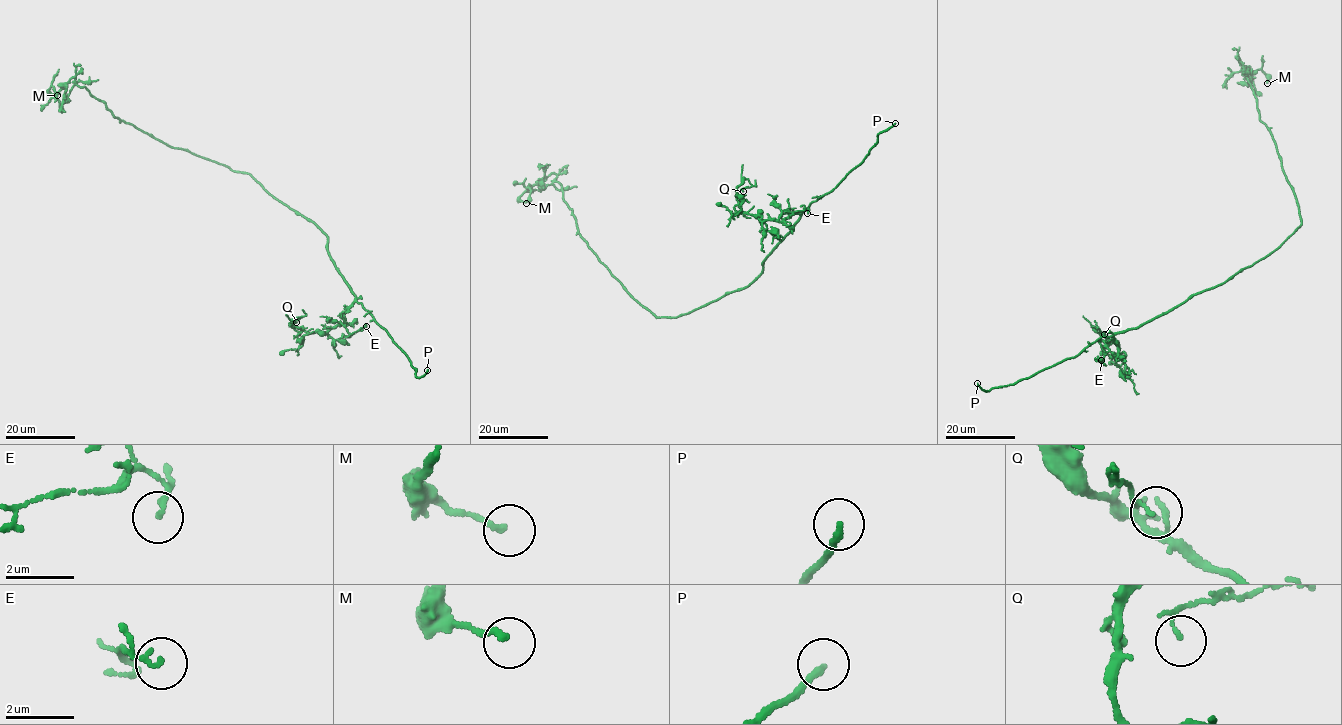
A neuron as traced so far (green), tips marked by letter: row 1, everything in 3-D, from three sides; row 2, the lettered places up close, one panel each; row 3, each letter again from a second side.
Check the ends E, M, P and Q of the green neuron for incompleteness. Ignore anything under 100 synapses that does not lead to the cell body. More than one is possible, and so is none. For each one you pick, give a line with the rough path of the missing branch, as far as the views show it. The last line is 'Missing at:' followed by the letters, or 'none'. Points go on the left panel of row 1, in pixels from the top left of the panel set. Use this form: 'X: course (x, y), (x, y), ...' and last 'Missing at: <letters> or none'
Missing at: P

